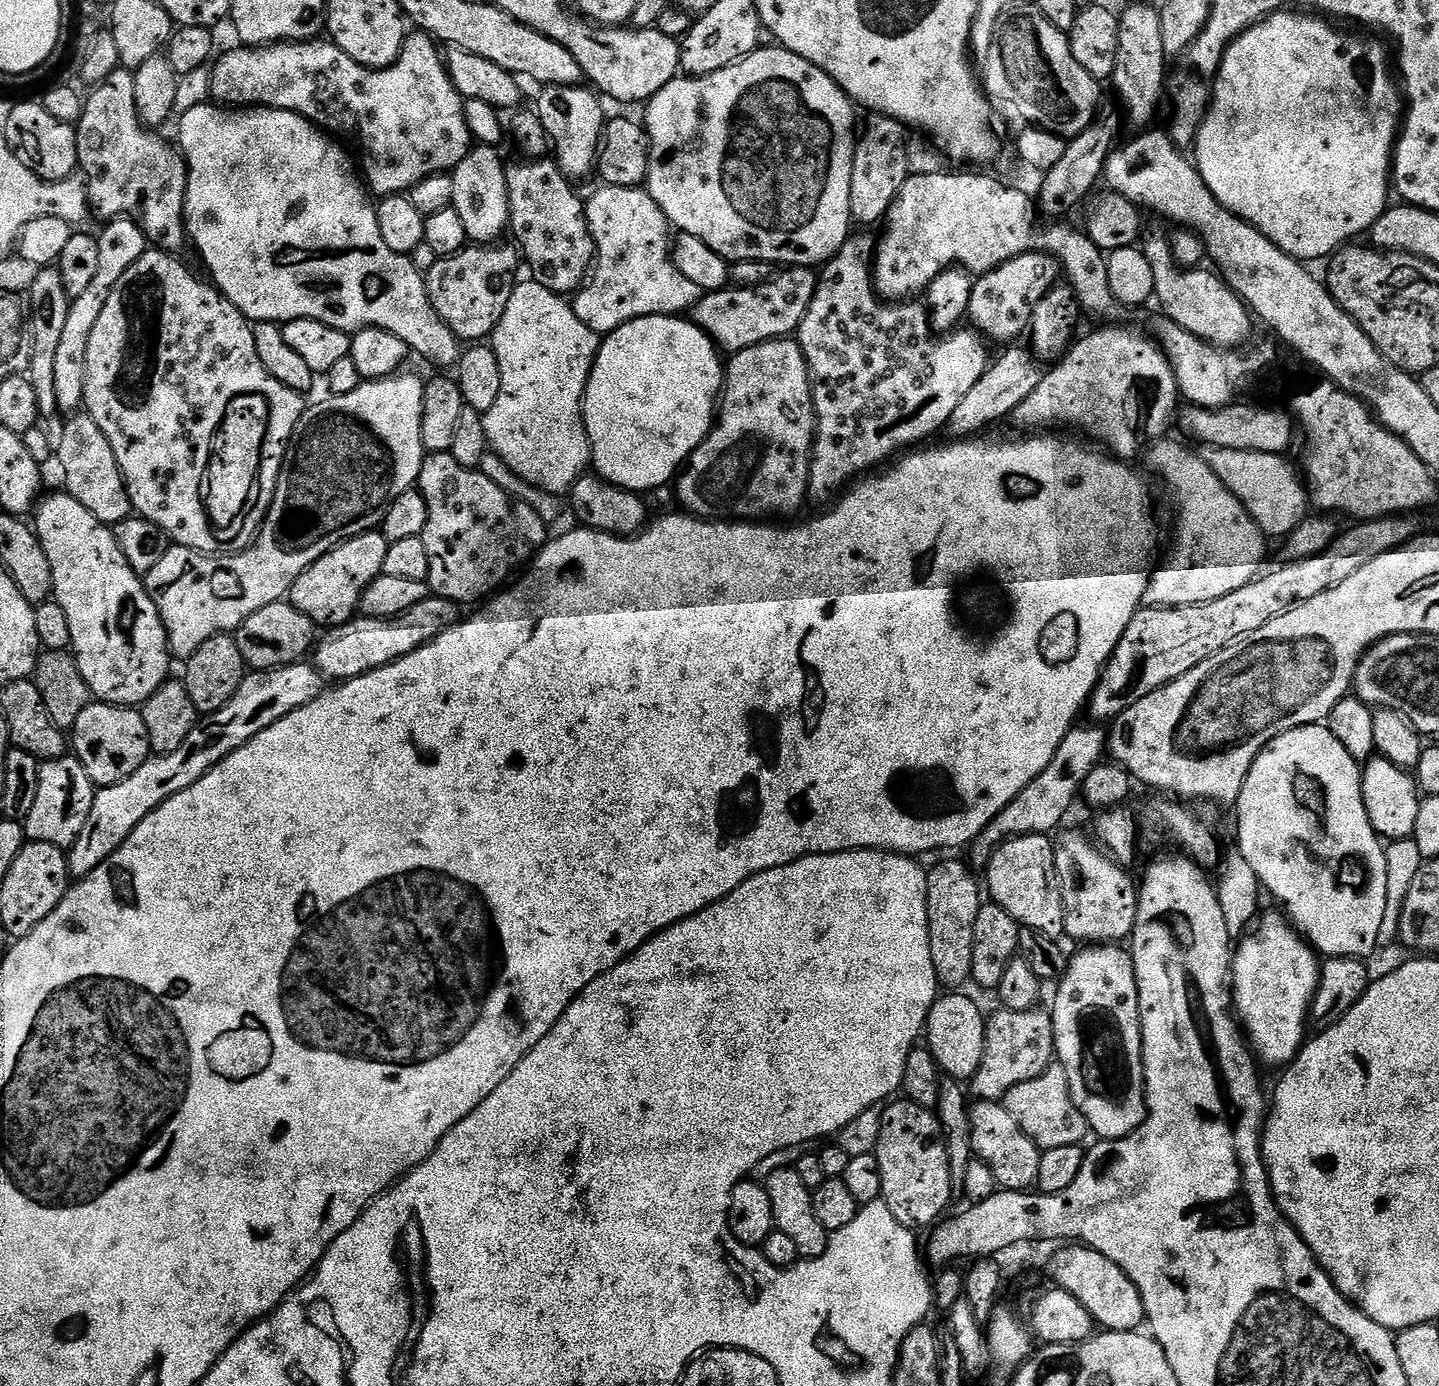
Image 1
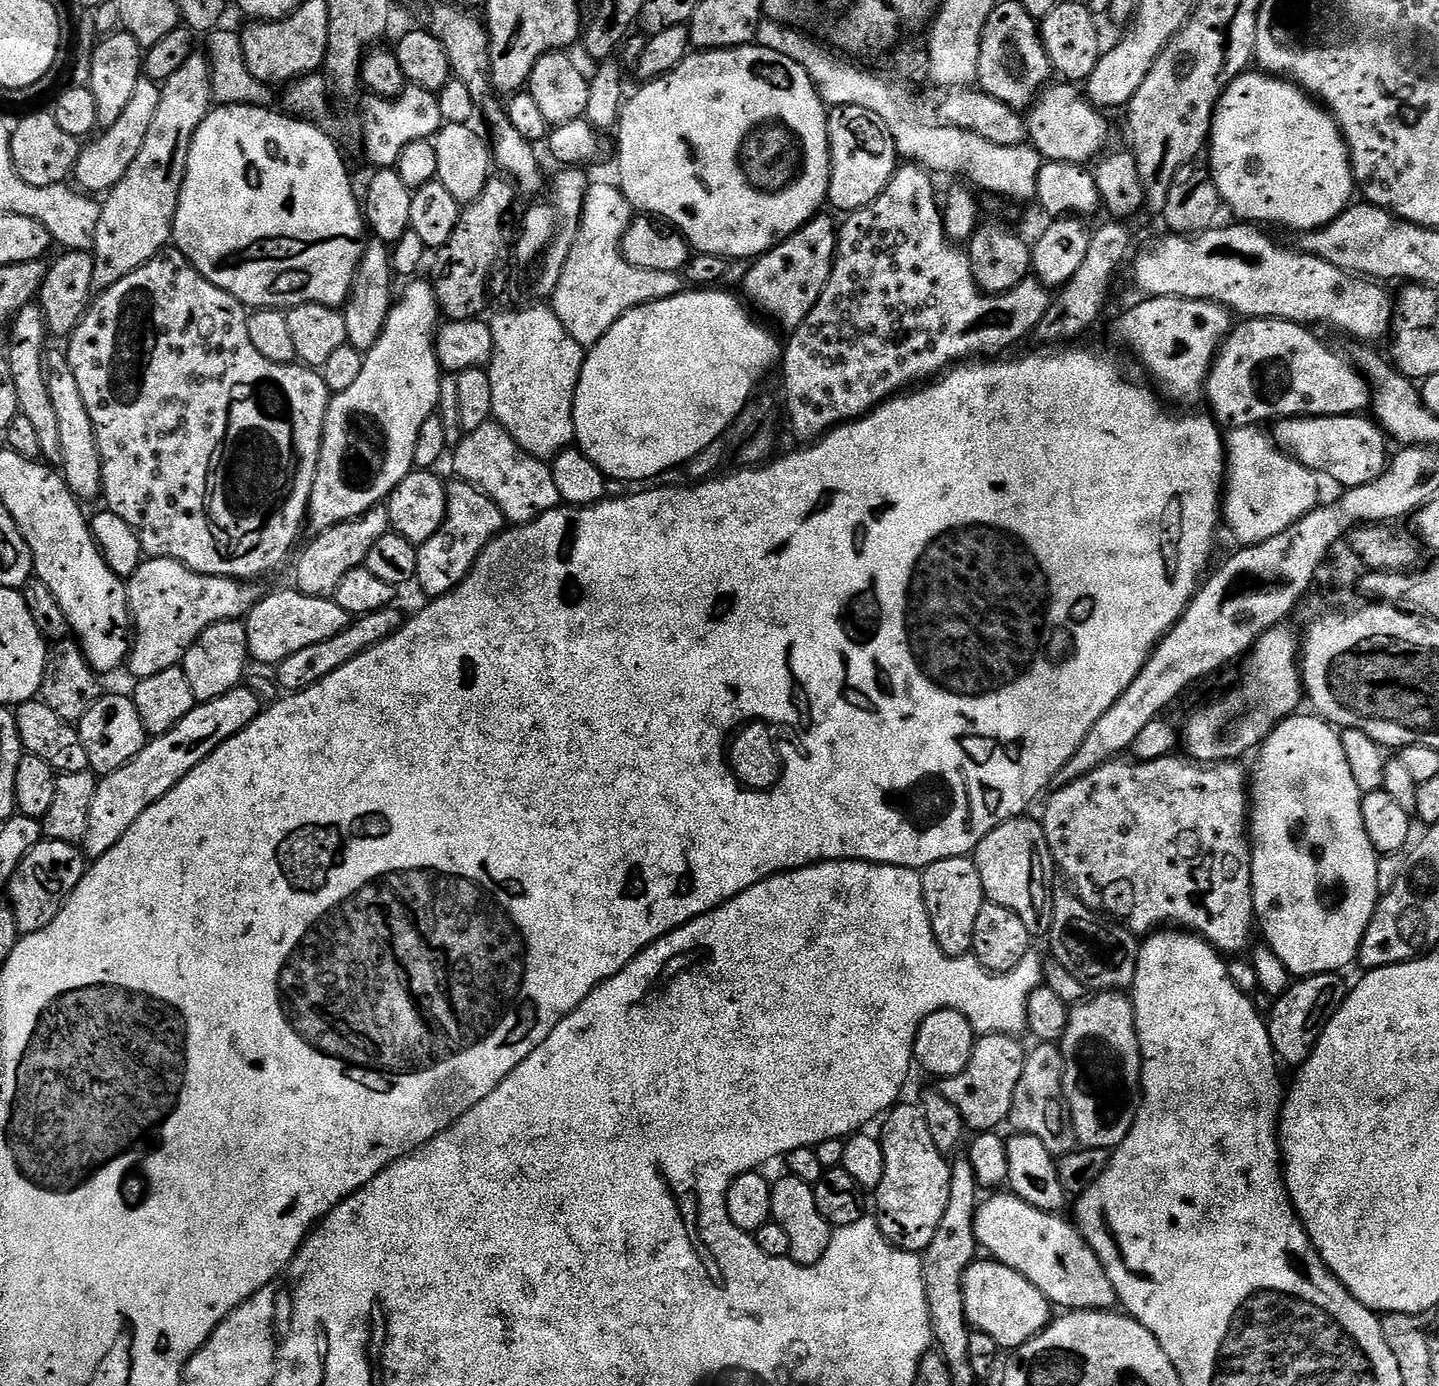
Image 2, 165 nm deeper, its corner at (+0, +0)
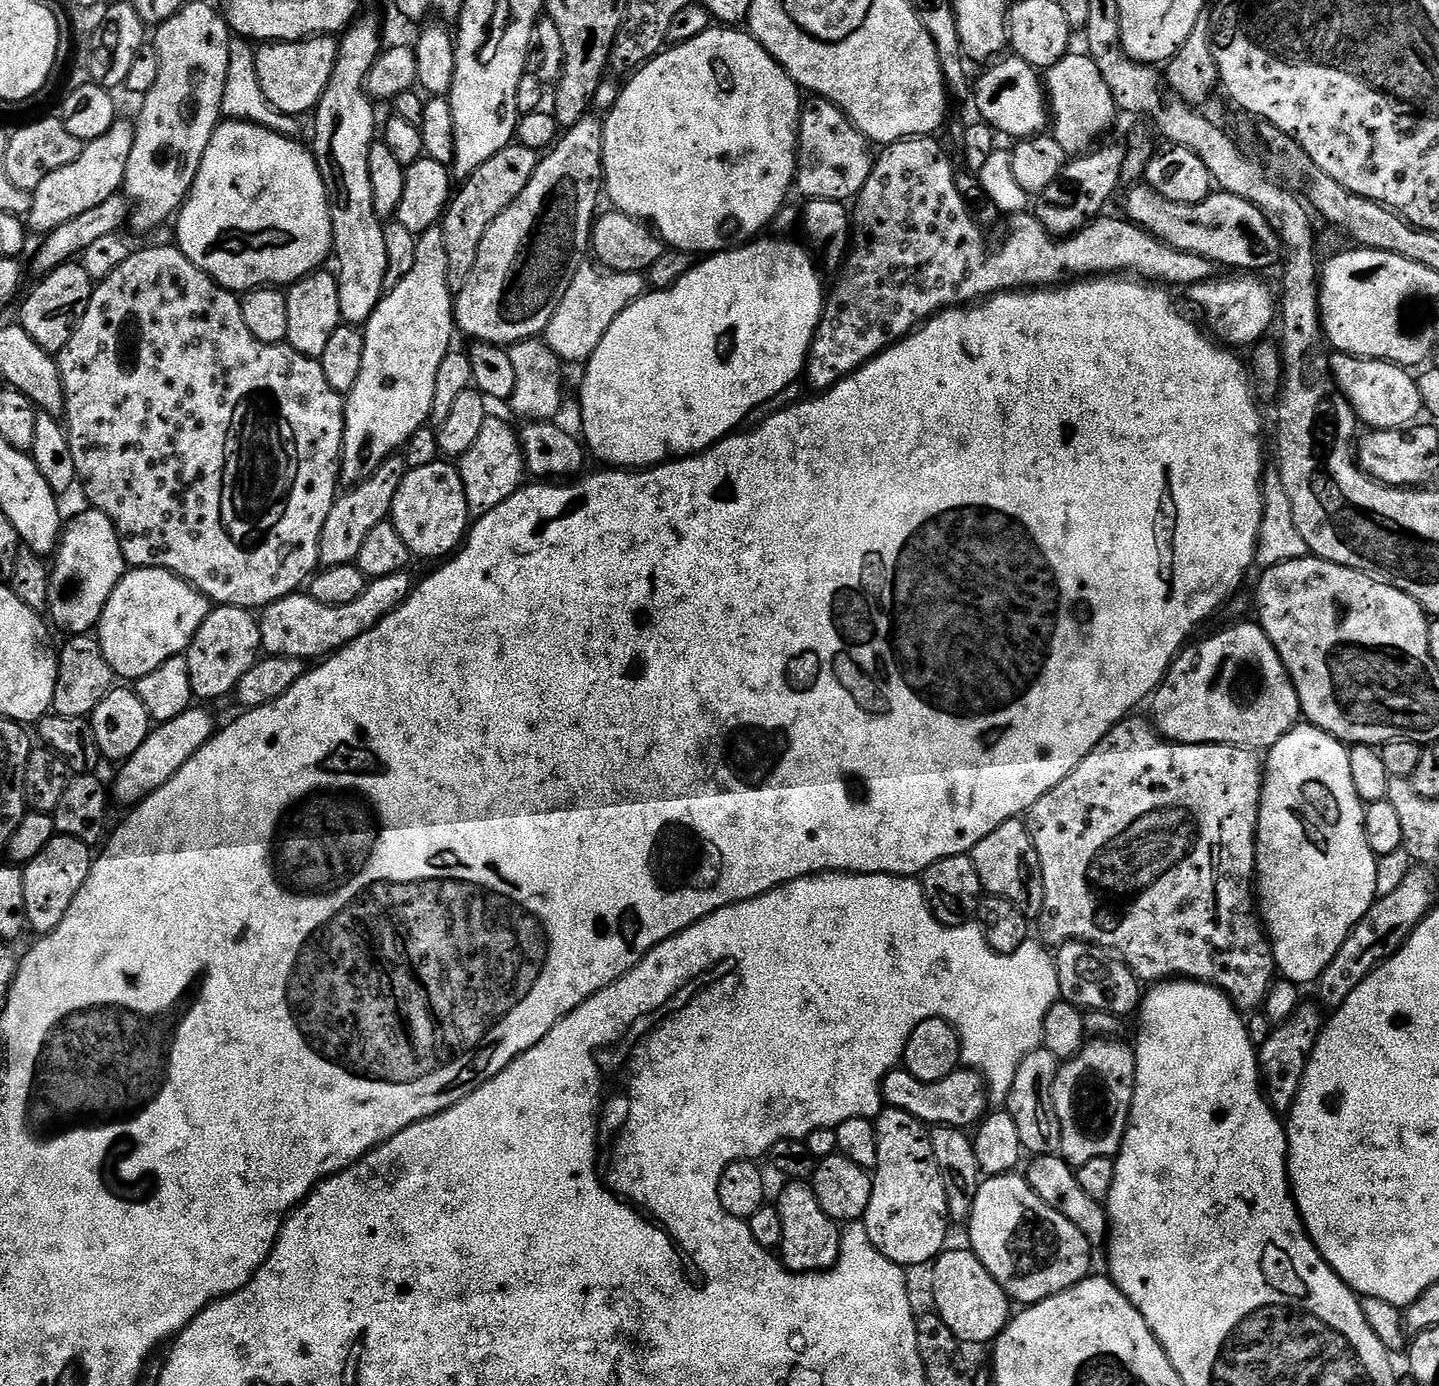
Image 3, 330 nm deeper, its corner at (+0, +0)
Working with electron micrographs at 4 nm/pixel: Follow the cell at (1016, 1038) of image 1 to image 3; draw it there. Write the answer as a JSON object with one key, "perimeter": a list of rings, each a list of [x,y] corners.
{"perimeter":[[[967,1066],[957,1068],[938,1082],[922,1082],[906,1070],[893,1070],[884,1080],[882,1094],[887,1107],[906,1110],[906,1114],[918,1118],[925,1126],[968,1130],[979,1124],[990,1108],[983,1075]]]}

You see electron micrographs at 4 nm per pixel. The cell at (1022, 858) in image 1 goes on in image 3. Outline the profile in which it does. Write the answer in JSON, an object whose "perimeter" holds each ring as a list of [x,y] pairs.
{"perimeter":[[[1017,818],[1002,822],[998,830],[986,834],[982,842],[971,853],[974,866],[978,870],[980,887],[989,896],[1001,896],[1018,906],[1022,914],[1036,918],[1044,910],[1044,883],[1038,850],[1028,833],[1028,825]]]}

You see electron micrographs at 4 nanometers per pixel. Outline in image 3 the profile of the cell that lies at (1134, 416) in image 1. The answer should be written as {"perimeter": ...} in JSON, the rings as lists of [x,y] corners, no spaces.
{"perimeter":[[[1240,274],[1237,276],[1240,276],[1237,280],[1213,278],[1203,284],[1193,284],[1187,292],[1194,303],[1204,307],[1204,316],[1209,324],[1207,327],[1225,345],[1236,350],[1244,350],[1247,344],[1255,346],[1261,343],[1267,337],[1264,335],[1271,328],[1273,331],[1278,320],[1278,296],[1277,293],[1272,293],[1272,288],[1266,281],[1256,280],[1260,278],[1255,275]]]}

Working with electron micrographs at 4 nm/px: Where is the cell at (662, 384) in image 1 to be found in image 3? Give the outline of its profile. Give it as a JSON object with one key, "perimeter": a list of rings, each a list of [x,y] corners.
{"perimeter":[[[756,238],[739,248],[729,248],[726,252],[709,255],[701,262],[693,263],[677,284],[669,288],[649,291],[631,304],[622,314],[614,318],[614,322],[606,330],[602,342],[598,342],[598,350],[586,362],[583,369],[584,381],[580,384],[580,420],[584,423],[583,443],[587,451],[605,460],[605,465],[616,470],[643,470],[669,460],[683,460],[685,456],[697,456],[707,448],[717,444],[725,436],[733,435],[741,427],[740,424],[755,408],[771,402],[780,396],[796,379],[803,377],[808,362],[808,351],[812,349],[812,339],[816,327],[824,313],[826,284],[820,281],[820,272],[812,261],[809,249],[803,243],[791,244],[788,240],[764,240]]]}

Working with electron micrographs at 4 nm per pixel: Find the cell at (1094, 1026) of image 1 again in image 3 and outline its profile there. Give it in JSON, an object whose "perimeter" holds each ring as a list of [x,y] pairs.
{"perimeter":[[[1092,1038],[1082,1051],[1060,1065],[1054,1082],[1054,1110],[1060,1123],[1060,1151],[1073,1166],[1090,1158],[1115,1157],[1124,1141],[1136,1089],[1136,1054],[1116,1038]]]}

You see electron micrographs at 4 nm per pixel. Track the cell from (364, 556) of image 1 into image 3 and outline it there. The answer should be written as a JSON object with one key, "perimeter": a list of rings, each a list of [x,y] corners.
{"perimeter":[[[393,454],[380,463],[380,468],[370,478],[358,485],[349,487],[345,494],[337,495],[332,504],[330,514],[326,514],[326,522],[320,535],[320,561],[324,568],[342,566],[353,563],[362,542],[366,540],[374,526],[385,523],[389,519],[394,494],[398,494],[400,478],[406,471],[406,465],[399,455]]]}

